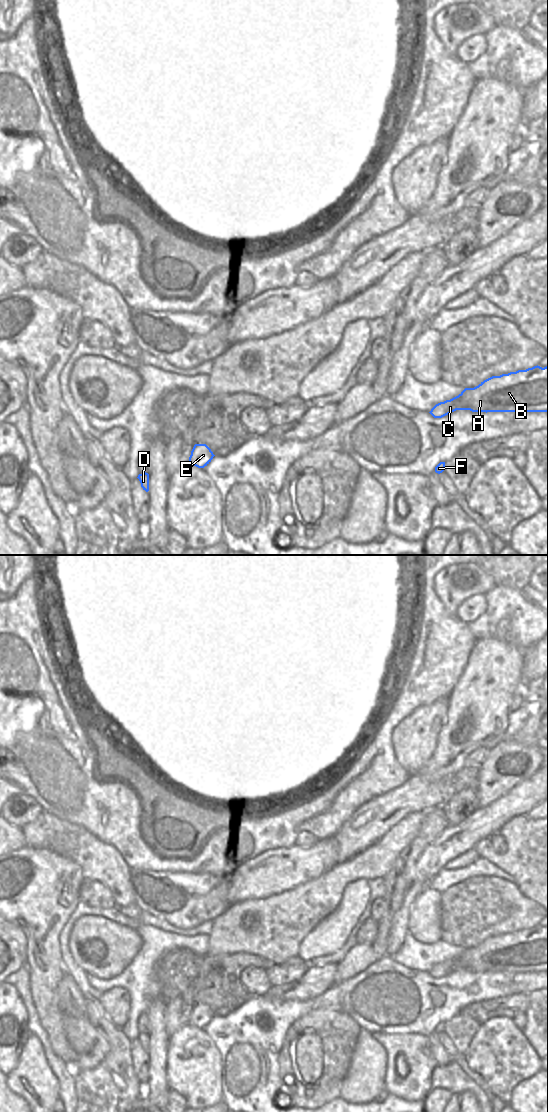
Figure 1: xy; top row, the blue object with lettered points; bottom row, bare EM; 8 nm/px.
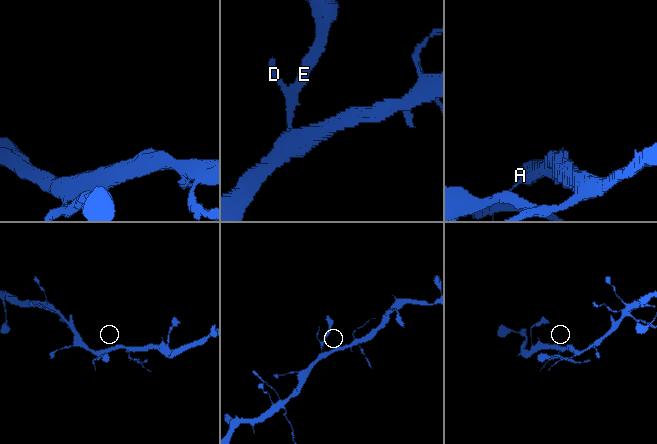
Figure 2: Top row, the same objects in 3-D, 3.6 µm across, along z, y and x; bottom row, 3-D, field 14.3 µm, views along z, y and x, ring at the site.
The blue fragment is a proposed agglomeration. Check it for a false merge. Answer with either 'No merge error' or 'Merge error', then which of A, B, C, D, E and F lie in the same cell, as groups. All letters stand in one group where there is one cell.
No merge error. Groups: A B C D E F.

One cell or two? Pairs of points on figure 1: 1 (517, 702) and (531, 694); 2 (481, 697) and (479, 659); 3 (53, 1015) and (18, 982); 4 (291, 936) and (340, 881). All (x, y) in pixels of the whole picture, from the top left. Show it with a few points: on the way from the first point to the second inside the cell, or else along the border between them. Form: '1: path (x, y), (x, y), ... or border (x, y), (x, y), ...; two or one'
1: border (521, 689), (525, 701); two
2: path (481, 688), (481, 668); one
3: border (27, 970), (28, 988), (38, 1015); two
4: path (299, 922), (326, 895); one

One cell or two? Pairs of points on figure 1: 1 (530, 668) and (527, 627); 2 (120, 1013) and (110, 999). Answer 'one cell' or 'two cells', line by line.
1: two cells
2: one cell

